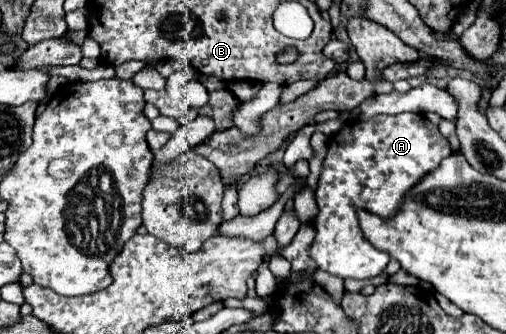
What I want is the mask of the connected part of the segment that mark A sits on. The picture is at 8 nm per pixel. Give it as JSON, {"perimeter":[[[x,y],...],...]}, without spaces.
{"perimeter":[[[403,112],[397,116],[385,116],[377,114],[375,118],[365,120],[349,120],[335,136],[329,138],[329,148],[323,160],[323,170],[319,176],[319,188],[317,188],[317,206],[319,214],[315,218],[317,236],[311,246],[311,258],[317,262],[319,270],[331,272],[341,278],[375,278],[385,270],[389,264],[389,254],[373,248],[373,244],[363,236],[359,224],[357,224],[357,208],[363,208],[371,214],[377,214],[383,220],[391,220],[399,208],[403,206],[407,190],[417,186],[423,176],[433,172],[443,158],[451,154],[451,146],[447,138],[441,136],[439,128],[431,124],[423,114]]]}

